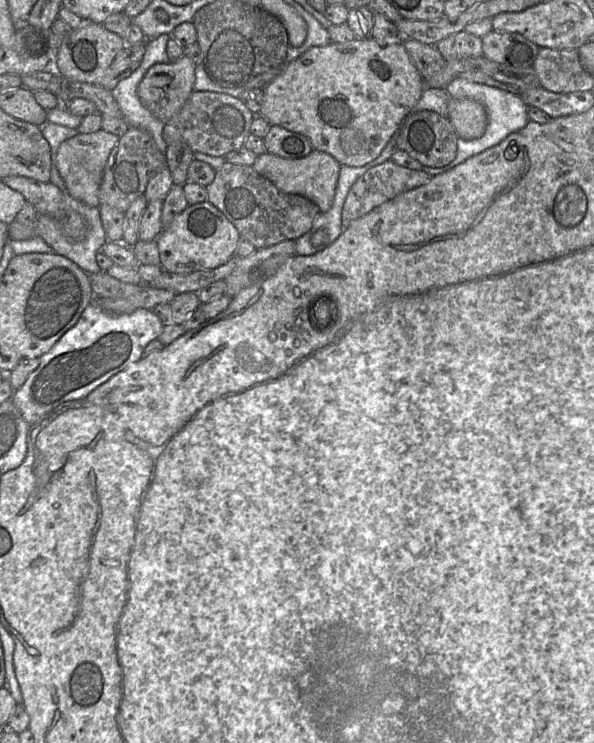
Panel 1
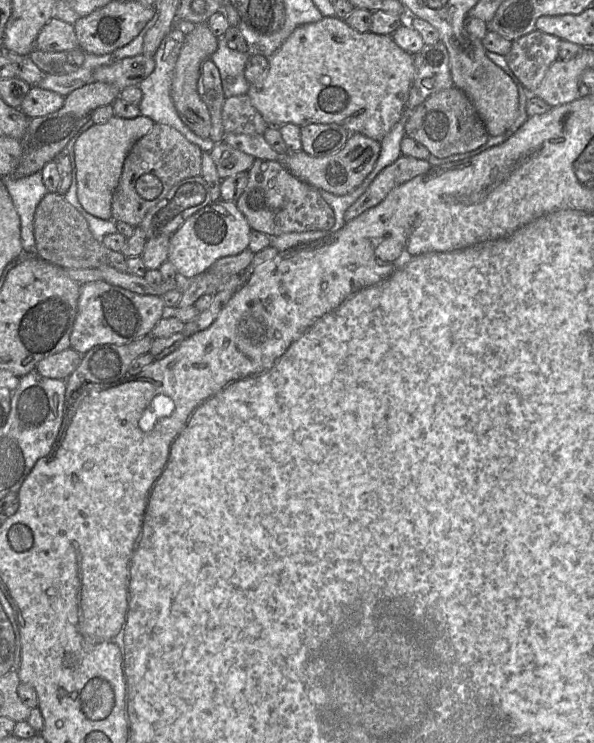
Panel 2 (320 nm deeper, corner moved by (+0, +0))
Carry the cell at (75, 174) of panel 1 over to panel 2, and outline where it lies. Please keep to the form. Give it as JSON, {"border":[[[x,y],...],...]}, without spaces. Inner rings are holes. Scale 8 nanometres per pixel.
{"border":[[[142,115],[134,119],[114,116],[79,135],[74,145],[77,198],[89,214],[103,220],[112,219],[112,197],[122,174],[124,160],[133,145],[148,134],[154,124],[152,119]]]}

